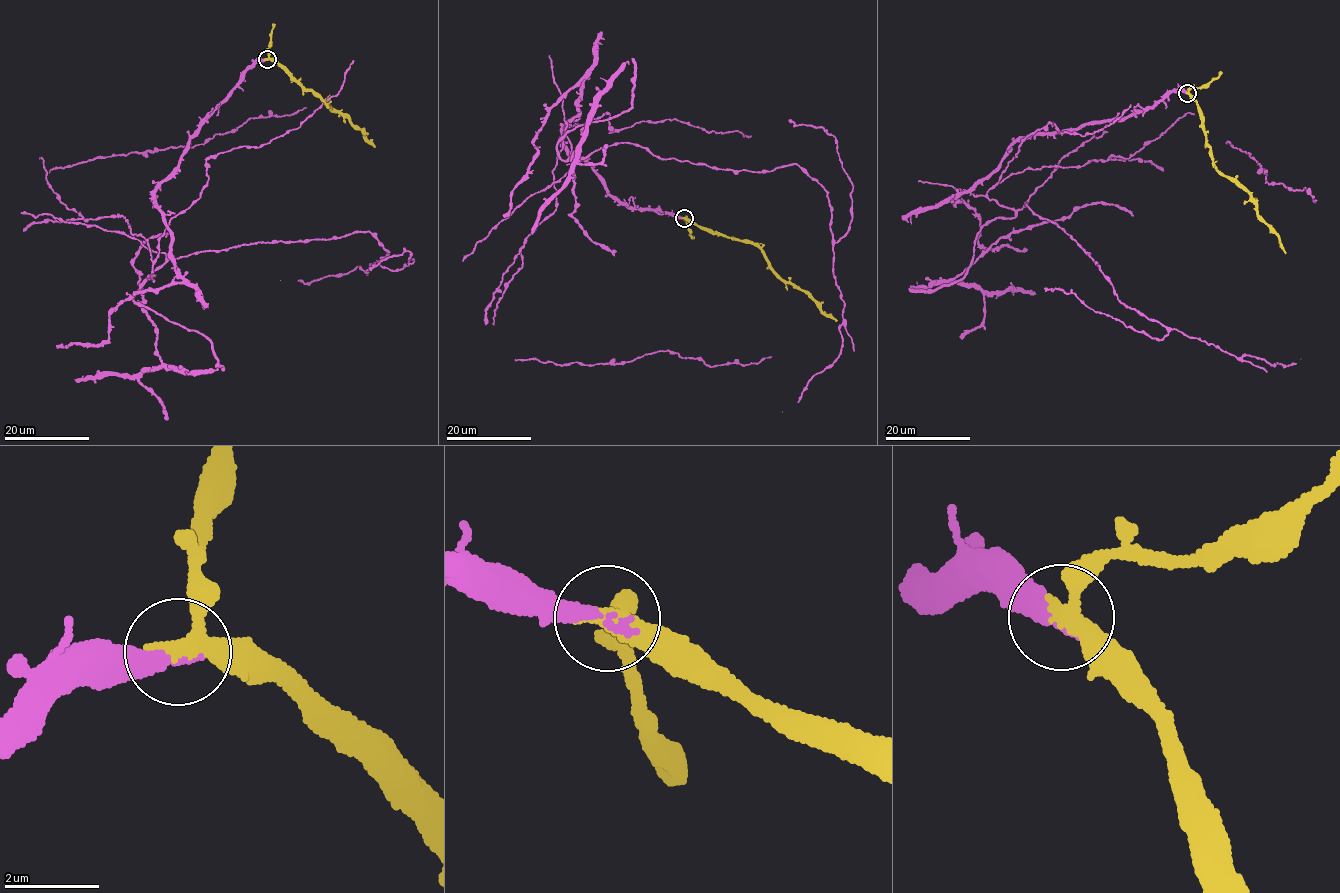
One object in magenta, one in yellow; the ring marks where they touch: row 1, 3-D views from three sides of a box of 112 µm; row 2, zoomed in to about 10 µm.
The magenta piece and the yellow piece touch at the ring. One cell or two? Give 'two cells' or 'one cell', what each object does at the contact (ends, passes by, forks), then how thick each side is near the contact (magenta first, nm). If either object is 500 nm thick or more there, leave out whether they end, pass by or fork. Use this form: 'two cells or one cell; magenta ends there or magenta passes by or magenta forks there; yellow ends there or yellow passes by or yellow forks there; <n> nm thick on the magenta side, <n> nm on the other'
one cell; magenta ends there; yellow passes by; 320 nm thick on the magenta side, 360 nm on the other

